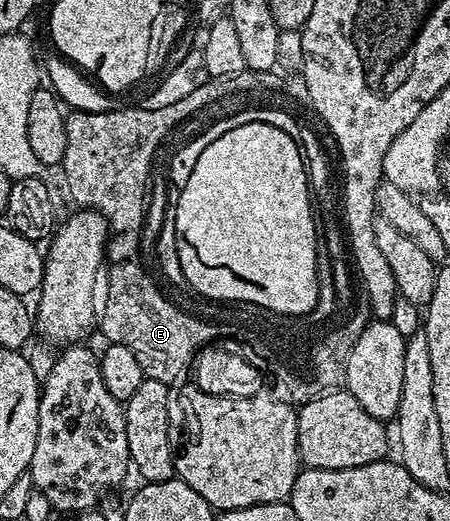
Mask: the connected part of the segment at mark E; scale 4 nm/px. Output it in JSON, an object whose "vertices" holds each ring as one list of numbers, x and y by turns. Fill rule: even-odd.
{"vertices":[[199,93,188,95,181,103,173,103,173,107,148,109,145,113,128,113,125,107,114,107,104,113,82,113,71,111,66,114,67,146,63,156,61,172,67,176,67,189,76,201,76,206,85,209,98,209,107,218,112,230,120,229,120,233,112,232,107,243,106,260,115,265,123,265,119,269,119,277,123,281,111,281,107,285,107,310,102,310,97,321,98,332,103,332,110,344,129,347,133,355,137,355,137,363,141,363,144,378,152,377,158,381,175,383,183,372,188,372,196,354,204,346,210,346,216,339,215,329,207,321,199,317,190,317,183,309,178,309,171,301,163,298,163,293,147,278,147,273,139,265,131,262,131,257,139,253,138,233,143,229,143,197,147,193,146,177,151,173,151,160,155,157,155,148,163,141,163,136,174,125,182,123,198,111,202,96]]}

